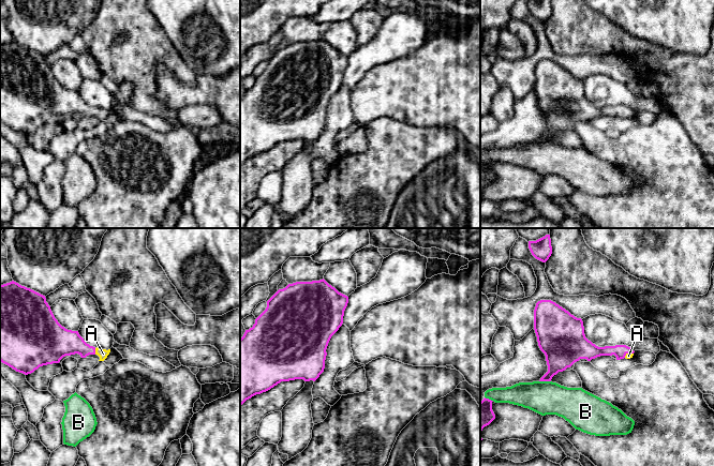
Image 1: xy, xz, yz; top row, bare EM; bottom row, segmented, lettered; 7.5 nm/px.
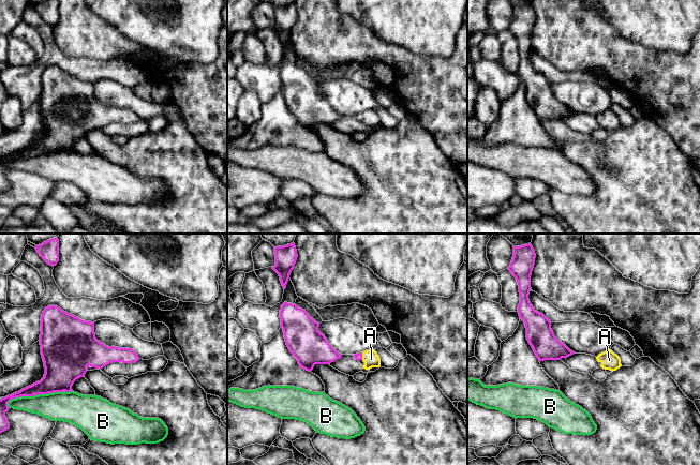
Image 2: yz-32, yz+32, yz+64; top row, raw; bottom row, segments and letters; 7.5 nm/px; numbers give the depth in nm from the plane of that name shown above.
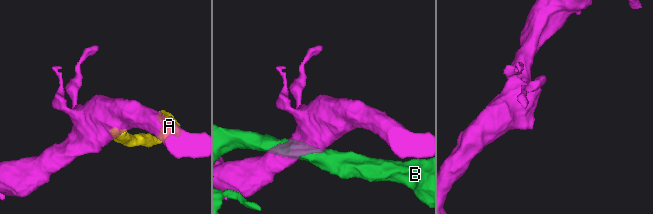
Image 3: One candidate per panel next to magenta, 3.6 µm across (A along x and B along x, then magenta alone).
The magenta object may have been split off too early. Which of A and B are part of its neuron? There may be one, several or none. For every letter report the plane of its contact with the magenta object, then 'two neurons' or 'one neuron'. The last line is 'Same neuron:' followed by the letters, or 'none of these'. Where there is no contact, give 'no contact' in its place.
A: xy | one neuron
B: yz | two neurons
Same neuron: A

